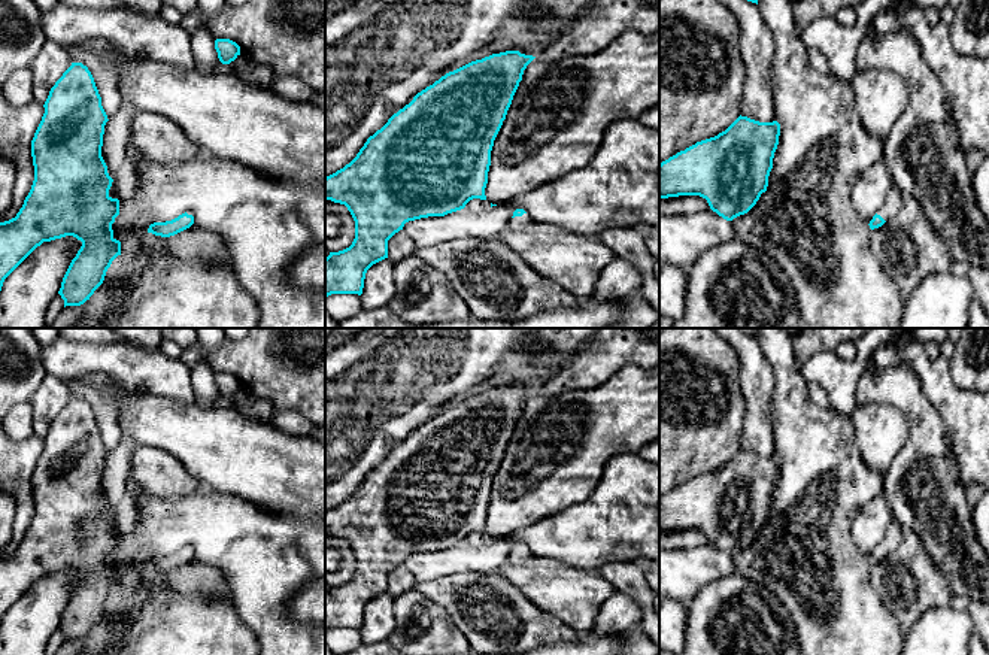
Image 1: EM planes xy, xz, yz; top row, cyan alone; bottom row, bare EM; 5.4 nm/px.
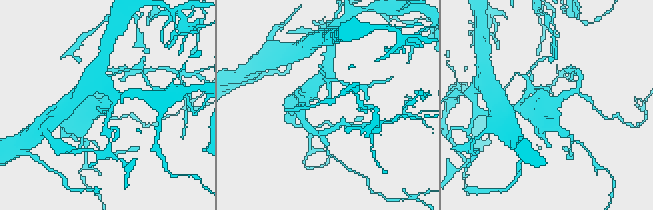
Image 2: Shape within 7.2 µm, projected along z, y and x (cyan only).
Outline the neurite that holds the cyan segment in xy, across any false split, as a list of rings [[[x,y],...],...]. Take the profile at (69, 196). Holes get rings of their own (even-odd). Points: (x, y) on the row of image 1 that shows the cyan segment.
[[[72,63],[51,88],[43,104],[45,113],[31,140],[34,181],[15,218],[0,222],[0,291],[4,279],[43,242],[73,236],[82,242],[72,260],[58,294],[66,306],[81,306],[103,283],[112,261],[121,255],[121,242],[113,237],[112,224],[119,215],[119,200],[109,195],[113,179],[101,157],[104,125],[109,121],[94,78],[82,63]]]

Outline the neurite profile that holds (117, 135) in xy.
[[[122,100],[119,110],[104,125],[101,157],[109,176],[119,184],[121,191],[130,191],[134,185],[127,148],[131,137],[131,119],[139,109],[128,100]]]

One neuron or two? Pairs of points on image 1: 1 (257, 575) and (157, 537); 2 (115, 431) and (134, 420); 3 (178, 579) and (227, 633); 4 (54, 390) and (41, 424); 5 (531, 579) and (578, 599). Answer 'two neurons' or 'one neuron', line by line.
1: one neuron
2: two neurons
3: two neurons
4: one neuron
5: one neuron

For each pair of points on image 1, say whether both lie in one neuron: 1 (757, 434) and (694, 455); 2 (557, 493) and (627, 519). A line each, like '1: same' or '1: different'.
1: different
2: different

